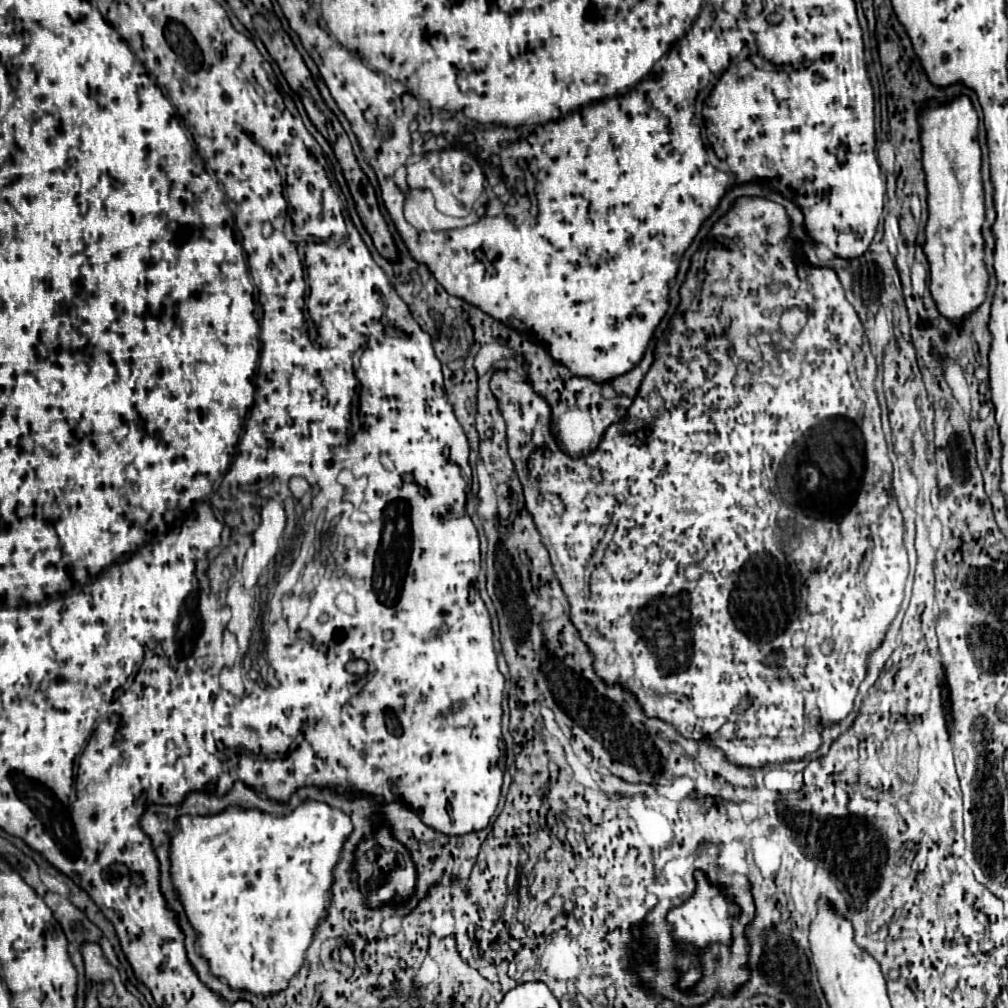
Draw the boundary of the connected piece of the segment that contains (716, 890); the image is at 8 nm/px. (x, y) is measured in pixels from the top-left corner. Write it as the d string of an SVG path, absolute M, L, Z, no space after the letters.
M695 872L695 880L697 880L697 890L693 894L693 898L689 898L685 904L681 904L679 908L669 912L669 922L675 928L675 938L687 944L695 944L695 946L707 946L707 944L729 944L731 942L731 926L735 922L735 914L739 912L737 906L733 906L729 900L729 914L725 920L719 920L711 908L711 898L721 894L721 886L711 884L701 872Z

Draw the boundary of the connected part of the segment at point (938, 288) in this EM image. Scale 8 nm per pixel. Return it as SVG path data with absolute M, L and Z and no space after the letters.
M967 96L955 98L947 106L925 108L921 112L921 144L923 144L923 168L927 174L929 192L929 220L925 228L925 256L929 260L931 272L931 294L939 312L951 322L961 322L963 316L971 314L981 306L987 292L987 270L983 262L983 236L981 224L985 218L983 206L983 182L981 182L981 148L975 140L977 136L977 112Z

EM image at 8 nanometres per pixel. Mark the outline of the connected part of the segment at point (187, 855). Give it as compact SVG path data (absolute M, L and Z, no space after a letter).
M305 800L287 816L273 816L273 814L261 812L257 808L247 810L241 806L227 806L225 810L217 812L217 814L209 814L209 816L179 816L175 820L175 824L177 824L177 832L173 834L171 846L169 846L171 884L173 884L173 890L177 892L179 902L183 904L187 920L193 924L193 930L197 932L197 944L201 946L201 956L209 962L209 970L213 972L213 976L225 978L225 982L233 990L239 990L239 992L247 990L247 992L253 992L263 998L283 992L289 986L289 980L299 974L299 970L305 962L305 952L307 952L309 944L313 942L315 930L329 914L329 906L331 906L331 898L333 898L331 888L335 882L333 870L341 860L345 840L353 834L353 822L351 822L349 814L345 814L343 810L331 808L329 804L319 802L319 800Z

